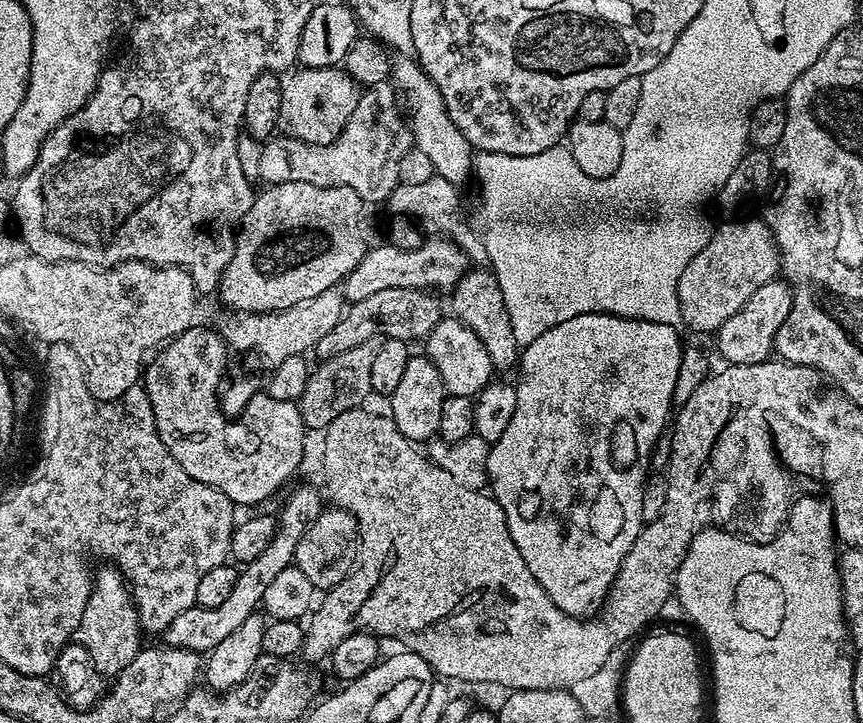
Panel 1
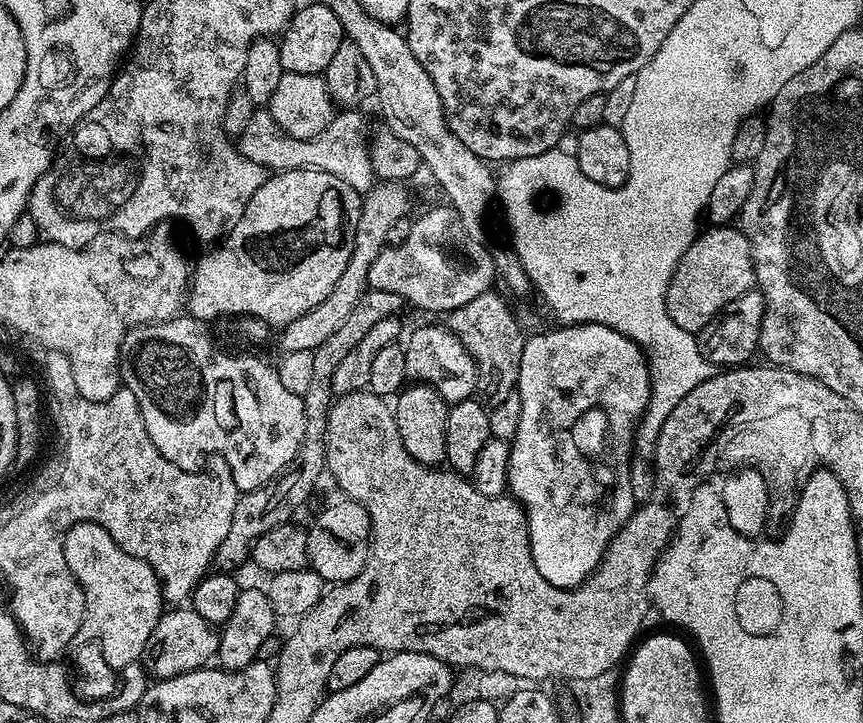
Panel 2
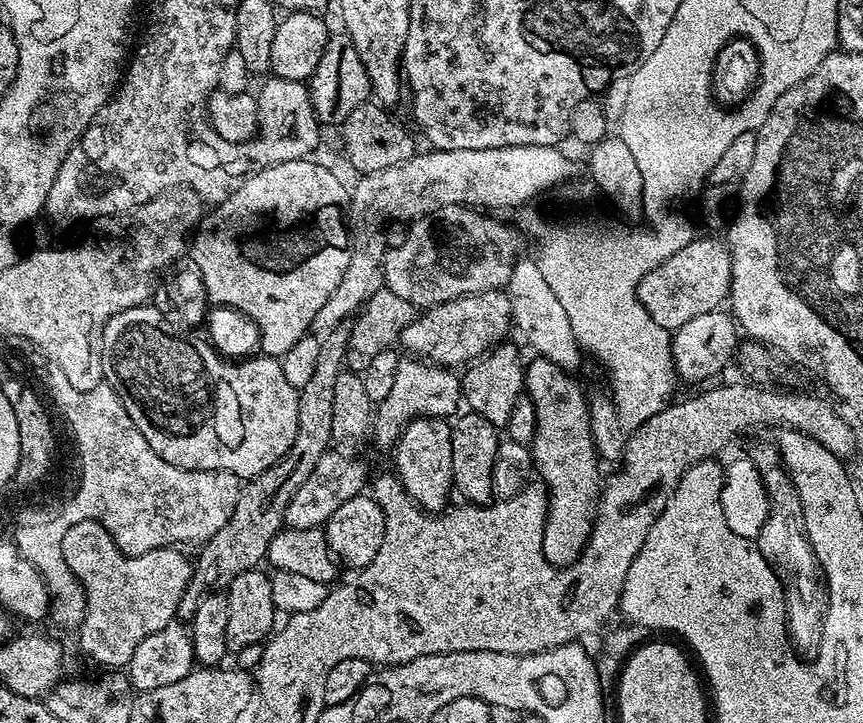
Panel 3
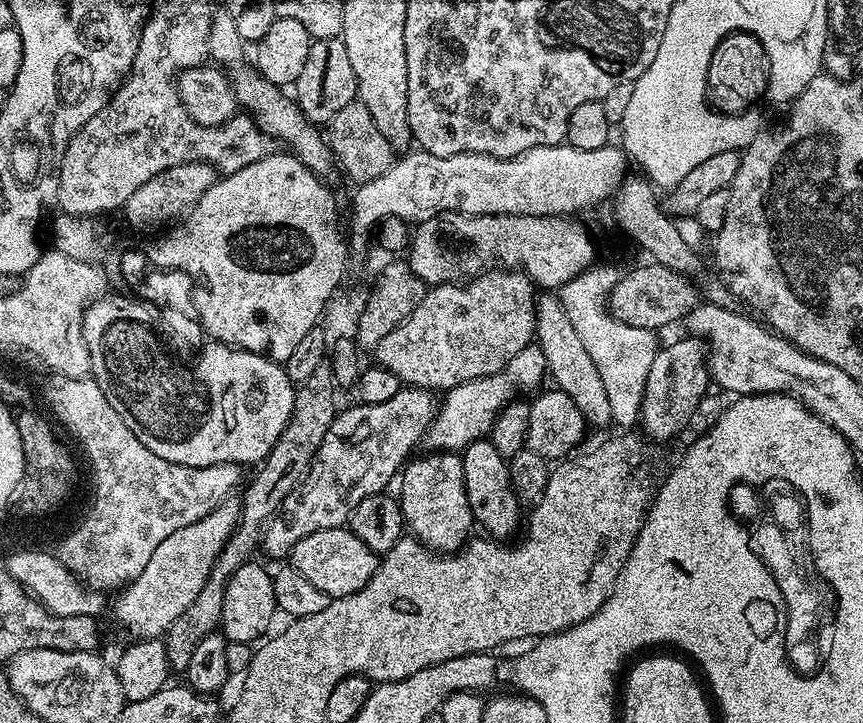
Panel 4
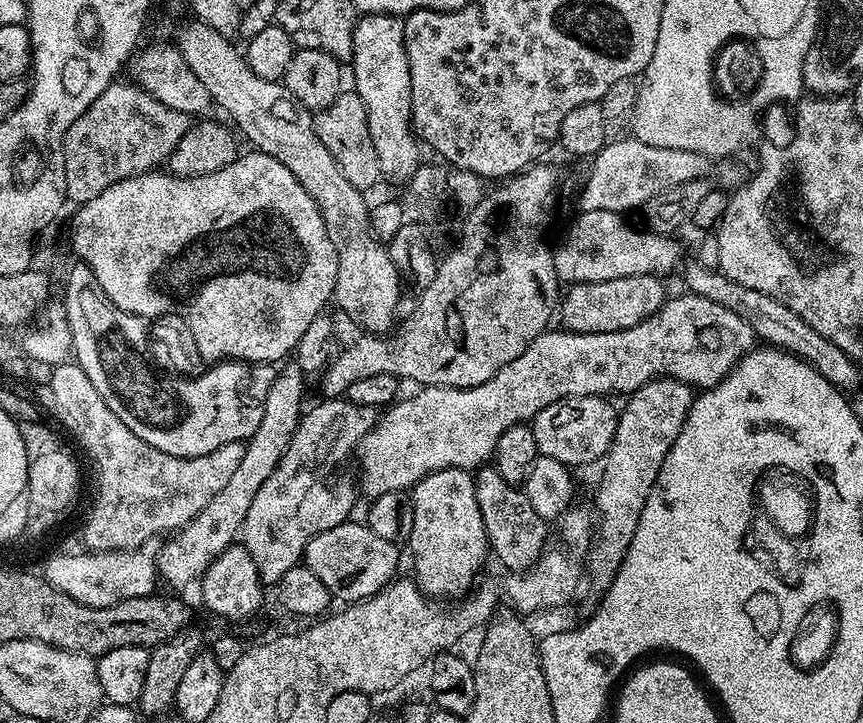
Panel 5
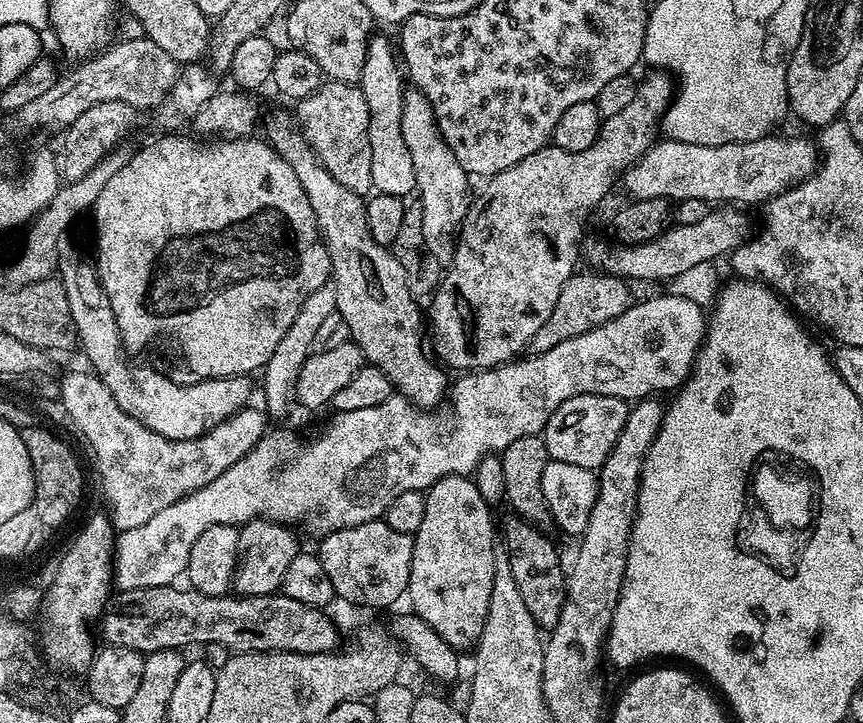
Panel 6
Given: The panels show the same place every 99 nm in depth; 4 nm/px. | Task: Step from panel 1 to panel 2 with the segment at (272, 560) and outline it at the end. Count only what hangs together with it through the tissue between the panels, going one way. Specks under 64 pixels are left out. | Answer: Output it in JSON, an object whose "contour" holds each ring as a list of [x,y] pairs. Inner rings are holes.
{"contour":[[[176,606],[165,611],[154,630],[150,630],[150,638],[146,638],[139,663],[144,665],[145,672],[153,681],[174,678],[178,674],[205,667],[215,657],[219,645],[219,631],[213,624],[206,622],[202,614],[190,606]]]}

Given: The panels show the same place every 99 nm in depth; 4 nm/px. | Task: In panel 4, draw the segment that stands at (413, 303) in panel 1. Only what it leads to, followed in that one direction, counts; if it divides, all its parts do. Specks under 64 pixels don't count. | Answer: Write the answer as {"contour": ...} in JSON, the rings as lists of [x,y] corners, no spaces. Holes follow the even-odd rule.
{"contour":[[[325,362],[318,366],[296,388],[294,398],[294,410],[286,430],[278,438],[276,445],[270,450],[266,459],[261,460],[256,472],[252,476],[252,481],[243,489],[244,496],[240,500],[240,521],[232,531],[232,537],[226,542],[226,546],[218,554],[214,566],[210,570],[210,578],[206,578],[206,586],[198,590],[198,598],[174,618],[174,622],[164,633],[162,639],[166,646],[168,655],[168,666],[173,673],[187,673],[190,666],[190,657],[194,654],[194,649],[206,634],[217,631],[220,628],[222,618],[222,598],[226,596],[226,586],[228,579],[238,570],[238,566],[249,563],[252,556],[262,544],[262,533],[265,524],[275,516],[280,509],[282,502],[296,489],[297,484],[304,479],[304,473],[312,465],[312,458],[320,449],[322,438],[326,436],[326,430],[330,428],[338,411],[336,404],[336,392],[338,385],[332,373],[331,363]]]}

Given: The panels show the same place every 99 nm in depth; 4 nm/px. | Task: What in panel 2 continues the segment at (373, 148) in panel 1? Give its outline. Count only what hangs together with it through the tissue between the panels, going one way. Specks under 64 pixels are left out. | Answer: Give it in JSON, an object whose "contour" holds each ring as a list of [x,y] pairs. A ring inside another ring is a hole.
{"contour":[[[358,110],[339,111],[316,138],[298,139],[279,128],[268,114],[260,122],[260,134],[245,133],[239,143],[240,155],[256,165],[272,172],[288,172],[290,169],[312,168],[342,178],[358,193],[365,193],[374,186],[376,175],[372,166],[371,149],[368,143],[368,122]]]}

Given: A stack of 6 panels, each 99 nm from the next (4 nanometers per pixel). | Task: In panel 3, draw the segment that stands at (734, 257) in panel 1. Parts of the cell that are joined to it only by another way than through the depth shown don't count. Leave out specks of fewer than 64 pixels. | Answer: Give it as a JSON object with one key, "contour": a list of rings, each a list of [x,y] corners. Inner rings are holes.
{"contour":[[[694,238],[666,262],[645,274],[636,291],[636,299],[646,306],[650,318],[654,318],[658,326],[675,330],[686,326],[690,318],[698,318],[698,314],[717,311],[723,305],[720,303],[729,299],[731,290],[732,271],[727,243],[723,239]]]}

